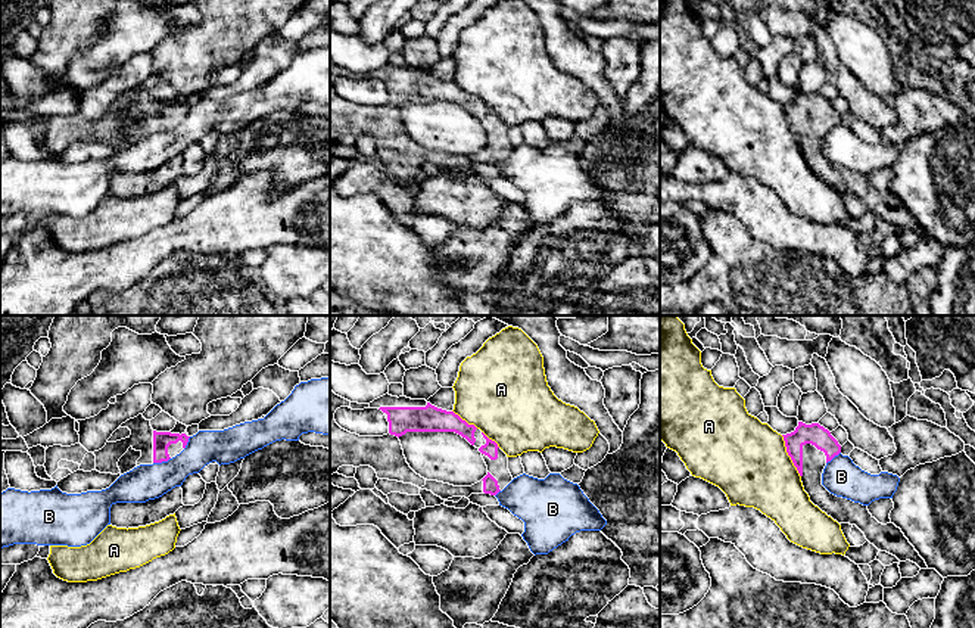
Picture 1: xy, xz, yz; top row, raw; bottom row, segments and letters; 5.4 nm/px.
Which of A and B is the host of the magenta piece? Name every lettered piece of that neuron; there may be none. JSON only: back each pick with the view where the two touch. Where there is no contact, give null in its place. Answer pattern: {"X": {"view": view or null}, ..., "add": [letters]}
{"add": []}

